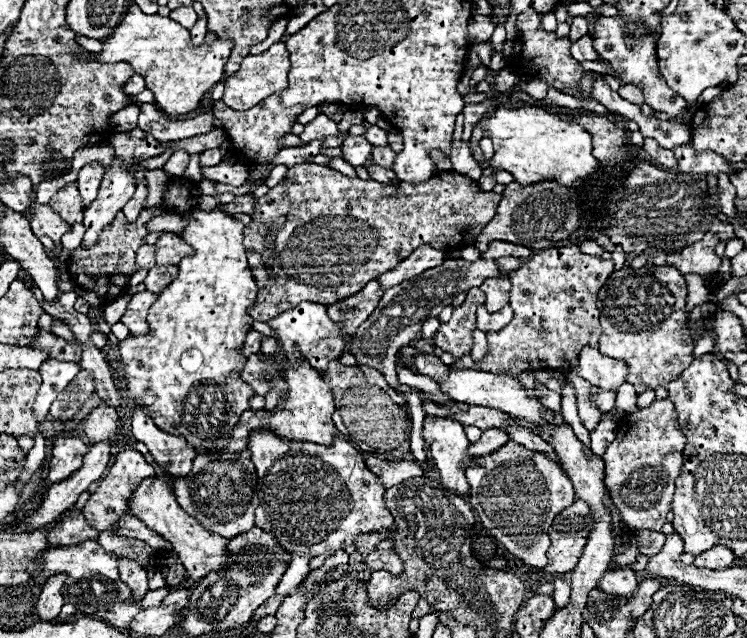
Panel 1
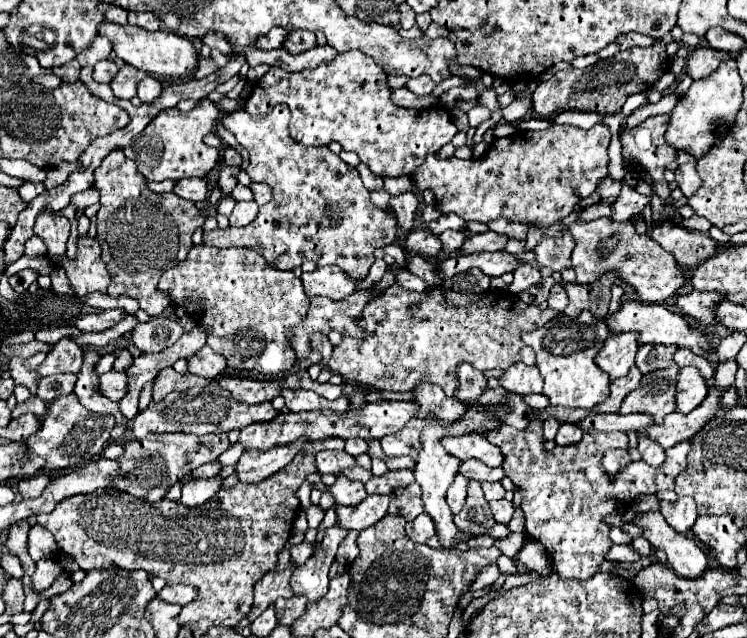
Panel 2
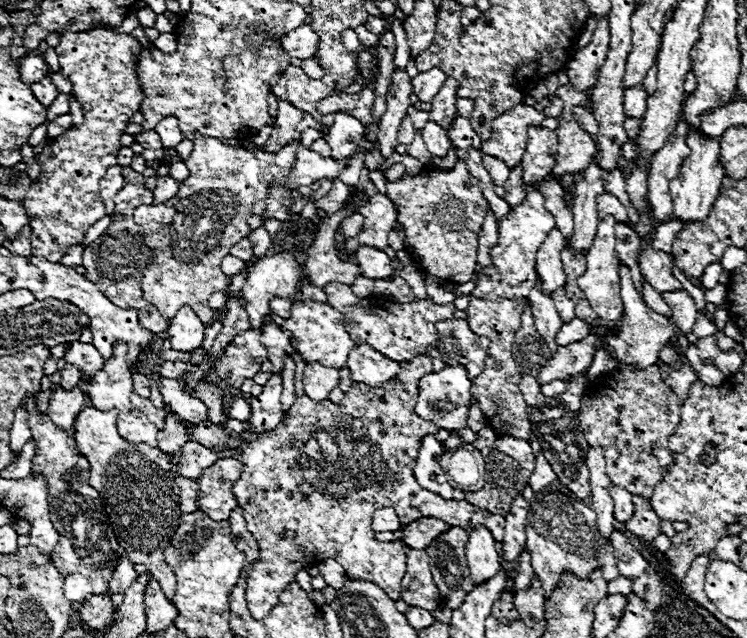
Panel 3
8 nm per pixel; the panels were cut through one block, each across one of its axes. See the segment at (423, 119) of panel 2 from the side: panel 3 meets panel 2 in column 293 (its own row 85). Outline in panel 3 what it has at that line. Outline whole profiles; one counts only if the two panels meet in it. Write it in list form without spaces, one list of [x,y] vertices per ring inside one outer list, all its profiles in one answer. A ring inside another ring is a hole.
[[[110,30],[64,32],[56,46],[60,58],[60,74],[72,82],[72,96],[84,108],[84,122],[66,130],[62,136],[48,140],[36,162],[40,164],[40,180],[32,182],[22,200],[30,216],[32,254],[60,262],[70,246],[84,242],[86,232],[106,216],[100,200],[98,184],[108,166],[116,164],[122,148],[120,136],[130,124],[130,118],[140,110],[142,88],[134,72],[134,54],[140,42],[128,34]]]

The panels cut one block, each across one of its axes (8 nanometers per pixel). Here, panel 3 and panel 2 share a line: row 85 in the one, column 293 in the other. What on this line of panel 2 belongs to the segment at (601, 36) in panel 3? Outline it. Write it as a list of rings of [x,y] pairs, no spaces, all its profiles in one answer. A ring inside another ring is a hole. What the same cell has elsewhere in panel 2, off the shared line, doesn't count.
[[[340,526],[326,528],[320,552],[316,552],[316,556],[308,558],[304,566],[292,572],[290,586],[292,586],[294,596],[306,596],[308,600],[320,600],[328,592],[328,570],[346,534],[348,530],[340,530]]]

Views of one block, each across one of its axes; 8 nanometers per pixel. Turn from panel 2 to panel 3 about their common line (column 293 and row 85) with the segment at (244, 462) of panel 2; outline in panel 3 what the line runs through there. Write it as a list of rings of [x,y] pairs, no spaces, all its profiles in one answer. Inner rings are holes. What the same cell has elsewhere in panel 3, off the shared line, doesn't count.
[[[446,78],[438,96],[434,96],[434,100],[432,100],[432,110],[428,112],[430,120],[434,120],[436,124],[440,124],[446,130],[450,128],[452,120],[458,116],[458,112],[456,112],[456,100],[458,100],[456,90],[458,90],[458,82],[454,78]]]

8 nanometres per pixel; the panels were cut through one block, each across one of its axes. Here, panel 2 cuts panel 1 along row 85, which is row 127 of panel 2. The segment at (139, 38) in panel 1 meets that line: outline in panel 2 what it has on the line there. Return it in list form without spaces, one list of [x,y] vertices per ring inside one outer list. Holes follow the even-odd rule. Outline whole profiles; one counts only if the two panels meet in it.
[[[210,98],[198,100],[198,106],[194,106],[190,112],[182,112],[176,106],[166,108],[144,128],[140,136],[136,136],[136,142],[132,142],[132,146],[122,148],[122,152],[136,162],[138,172],[146,180],[160,182],[166,178],[180,180],[186,176],[206,178],[220,158],[220,150],[204,144],[204,138],[216,132],[220,114],[222,110]]]

